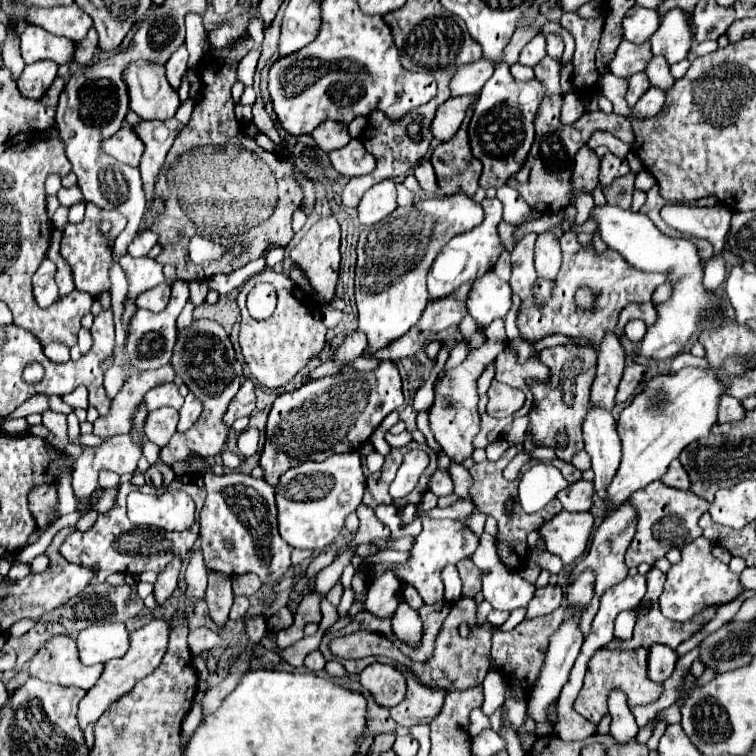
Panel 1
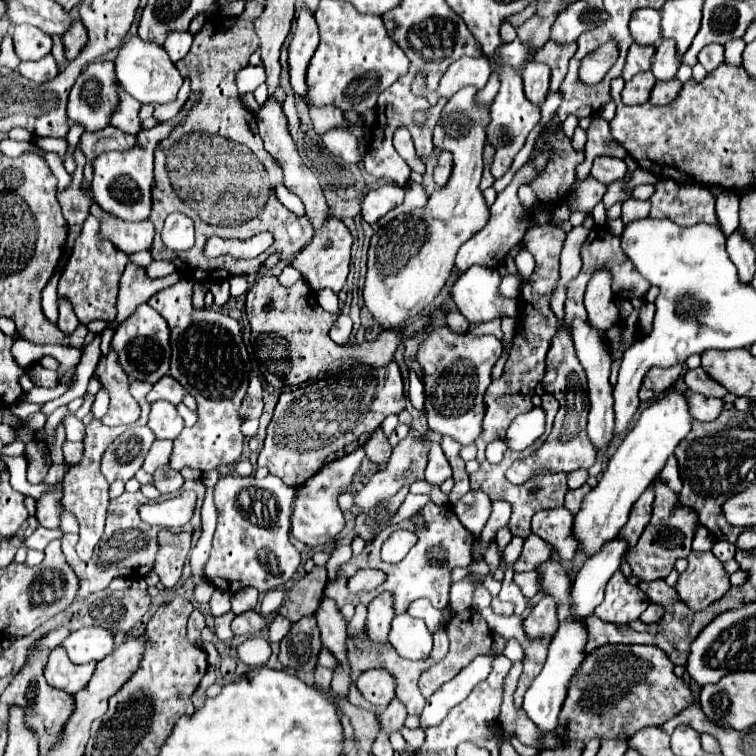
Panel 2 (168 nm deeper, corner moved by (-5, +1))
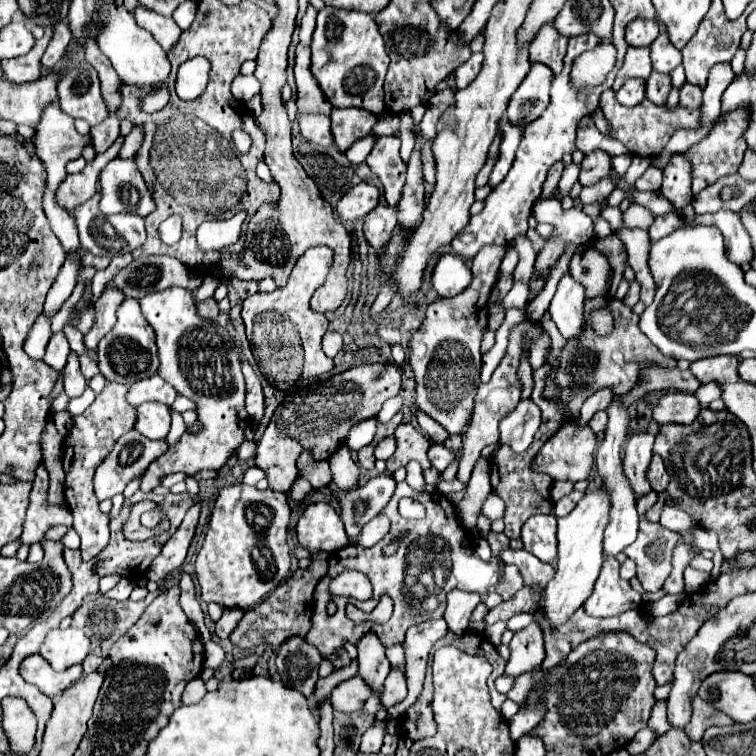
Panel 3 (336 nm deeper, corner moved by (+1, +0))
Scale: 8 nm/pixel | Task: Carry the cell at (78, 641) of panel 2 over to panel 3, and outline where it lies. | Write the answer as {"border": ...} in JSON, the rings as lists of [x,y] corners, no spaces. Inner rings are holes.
{"border":[[[74,627],[52,629],[40,645],[40,655],[56,669],[64,671],[76,663],[82,663],[90,651],[88,637]]]}

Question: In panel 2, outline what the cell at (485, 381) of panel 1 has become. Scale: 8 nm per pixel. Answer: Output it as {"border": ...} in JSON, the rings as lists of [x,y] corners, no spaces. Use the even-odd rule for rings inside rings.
{"border":[[[503,318],[501,321],[501,329],[503,332],[503,340],[504,342],[509,344],[511,347],[513,344],[513,338],[516,334],[516,320],[514,318]]]}

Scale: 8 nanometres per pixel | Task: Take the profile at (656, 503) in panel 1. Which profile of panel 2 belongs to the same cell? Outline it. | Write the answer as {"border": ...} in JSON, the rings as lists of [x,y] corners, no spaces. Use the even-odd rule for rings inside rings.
{"border":[[[662,480],[654,482],[654,494],[656,498],[654,498],[654,508],[652,508],[652,518],[644,534],[640,536],[638,544],[628,554],[628,564],[634,576],[638,576],[640,580],[666,578],[670,570],[674,568],[676,558],[688,556],[696,528],[698,528],[698,514],[694,514],[690,506],[682,506],[682,502],[678,502],[678,494],[674,494]]]}

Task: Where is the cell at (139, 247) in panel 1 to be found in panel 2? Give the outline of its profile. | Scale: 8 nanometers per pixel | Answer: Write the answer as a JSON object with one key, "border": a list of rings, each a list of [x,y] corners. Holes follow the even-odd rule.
{"border":[[[106,218],[100,222],[100,238],[112,242],[122,252],[134,254],[140,250],[150,250],[154,240],[154,226],[150,220],[144,222],[124,222],[120,218]]]}

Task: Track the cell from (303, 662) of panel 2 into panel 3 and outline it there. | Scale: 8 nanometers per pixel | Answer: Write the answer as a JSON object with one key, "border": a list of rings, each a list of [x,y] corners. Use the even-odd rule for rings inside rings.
{"border":[[[302,637],[284,641],[276,657],[282,683],[294,691],[300,691],[304,697],[310,697],[314,691],[320,661],[322,657],[316,653],[316,647],[308,645]]]}

